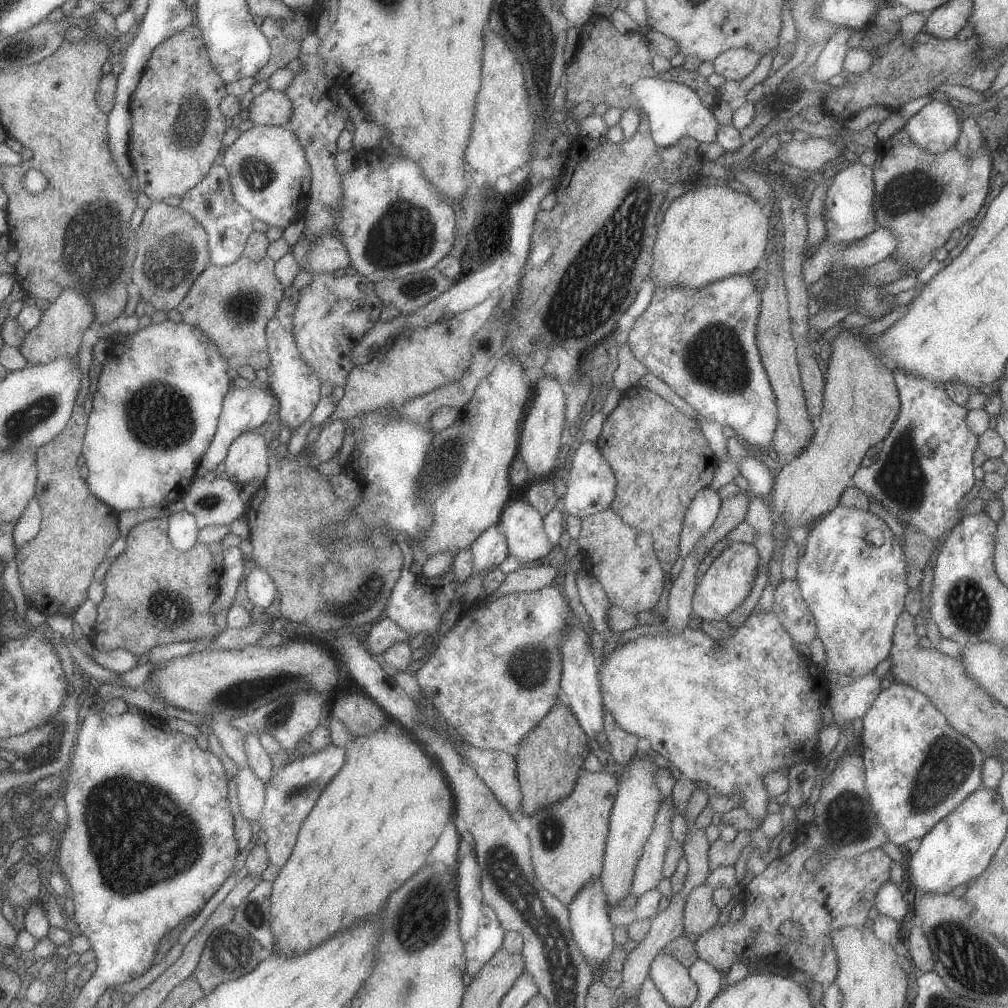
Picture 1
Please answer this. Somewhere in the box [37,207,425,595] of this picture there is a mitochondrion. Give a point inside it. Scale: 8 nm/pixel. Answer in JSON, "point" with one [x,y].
{"point":[177,424]}

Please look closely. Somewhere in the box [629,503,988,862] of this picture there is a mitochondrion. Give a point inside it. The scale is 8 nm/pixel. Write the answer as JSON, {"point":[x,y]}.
{"point":[949,764]}

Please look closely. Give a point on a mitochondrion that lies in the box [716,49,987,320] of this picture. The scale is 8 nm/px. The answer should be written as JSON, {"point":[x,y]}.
{"point":[905,192]}

